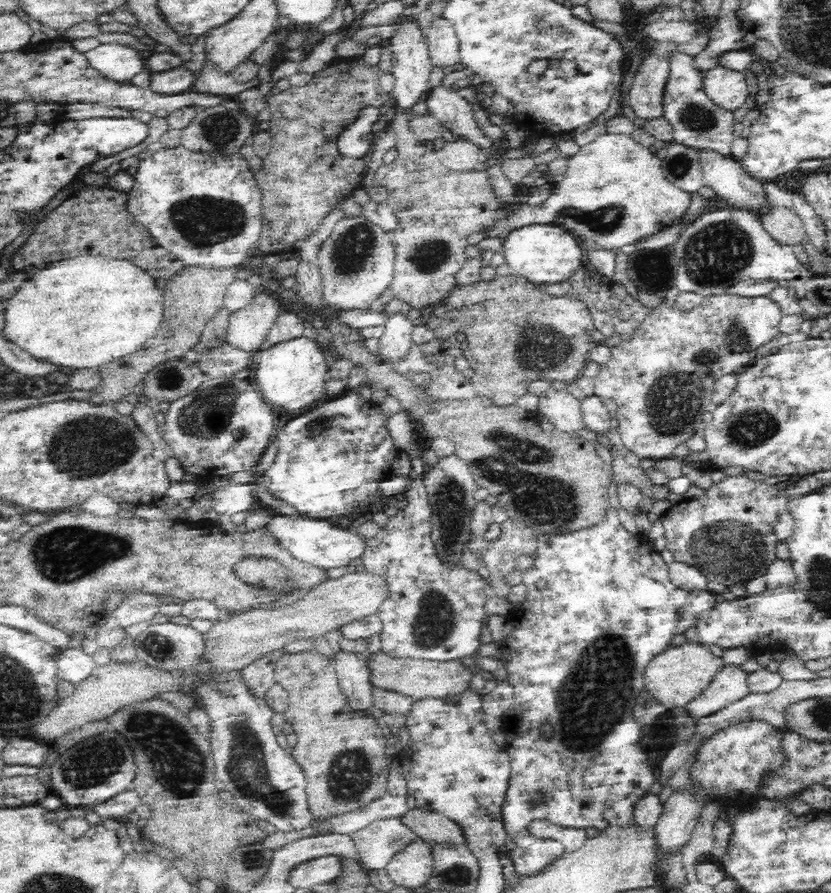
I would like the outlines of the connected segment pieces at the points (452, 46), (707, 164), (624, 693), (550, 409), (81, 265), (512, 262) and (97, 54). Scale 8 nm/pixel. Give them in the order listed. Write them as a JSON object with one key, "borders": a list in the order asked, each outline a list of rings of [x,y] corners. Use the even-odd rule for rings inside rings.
{"borders":[[[[443,16],[435,17],[424,33],[434,67],[447,72],[460,63],[458,37],[450,21]]],[[[706,148],[698,149],[701,169],[703,170],[704,184],[716,190],[716,199],[724,201],[728,209],[744,209],[753,212],[762,210],[764,206],[769,206],[763,181],[750,176],[741,163],[733,158],[725,157],[719,152]]],[[[609,507],[603,519],[588,526],[589,528],[573,531],[569,534],[537,534],[537,550],[534,555],[534,567],[529,570],[522,571],[523,583],[526,585],[528,596],[526,600],[516,608],[509,619],[513,624],[512,632],[501,642],[502,652],[501,660],[508,672],[508,683],[512,685],[515,695],[513,696],[512,708],[508,713],[504,714],[502,731],[505,734],[505,750],[511,760],[511,774],[508,778],[508,788],[506,788],[506,796],[504,796],[504,804],[502,804],[502,820],[506,829],[506,844],[508,856],[513,861],[515,873],[518,875],[534,875],[554,862],[558,856],[564,854],[564,845],[557,840],[539,834],[530,834],[528,825],[532,820],[547,820],[562,828],[584,828],[589,832],[604,830],[610,825],[626,826],[635,822],[633,812],[635,804],[644,798],[650,792],[650,786],[654,782],[654,768],[648,763],[648,755],[640,746],[640,724],[634,720],[632,716],[632,708],[636,704],[638,695],[644,690],[644,671],[647,664],[663,650],[666,650],[672,642],[672,638],[676,634],[684,633],[688,628],[696,626],[698,619],[702,613],[706,613],[713,606],[716,606],[716,597],[714,593],[706,590],[683,590],[682,588],[672,586],[669,580],[669,564],[666,563],[660,551],[656,551],[650,546],[648,539],[640,534],[632,535],[628,530],[624,529],[618,511],[613,507]],[[640,575],[650,577],[662,584],[667,584],[670,593],[670,602],[662,605],[658,609],[642,610],[634,604],[629,596],[630,588],[634,584],[634,580]],[[549,724],[553,728],[551,737],[543,737],[540,734],[540,726]]],[[[550,388],[542,394],[536,416],[544,416],[555,430],[577,434],[585,428],[582,419],[581,401],[566,390]]],[[[78,256],[50,263],[25,280],[4,302],[5,327],[2,334],[34,358],[48,360],[66,369],[97,369],[102,364],[144,348],[144,342],[156,334],[163,321],[162,292],[158,290],[155,278],[128,260]]],[[[530,224],[511,230],[502,239],[502,250],[512,275],[526,278],[538,284],[556,284],[580,266],[585,259],[579,238],[572,232],[552,224]]],[[[100,44],[98,47],[85,53],[88,63],[93,69],[104,75],[108,81],[116,83],[128,83],[133,76],[140,74],[144,70],[145,60],[141,57],[141,52],[129,45]]]]}

